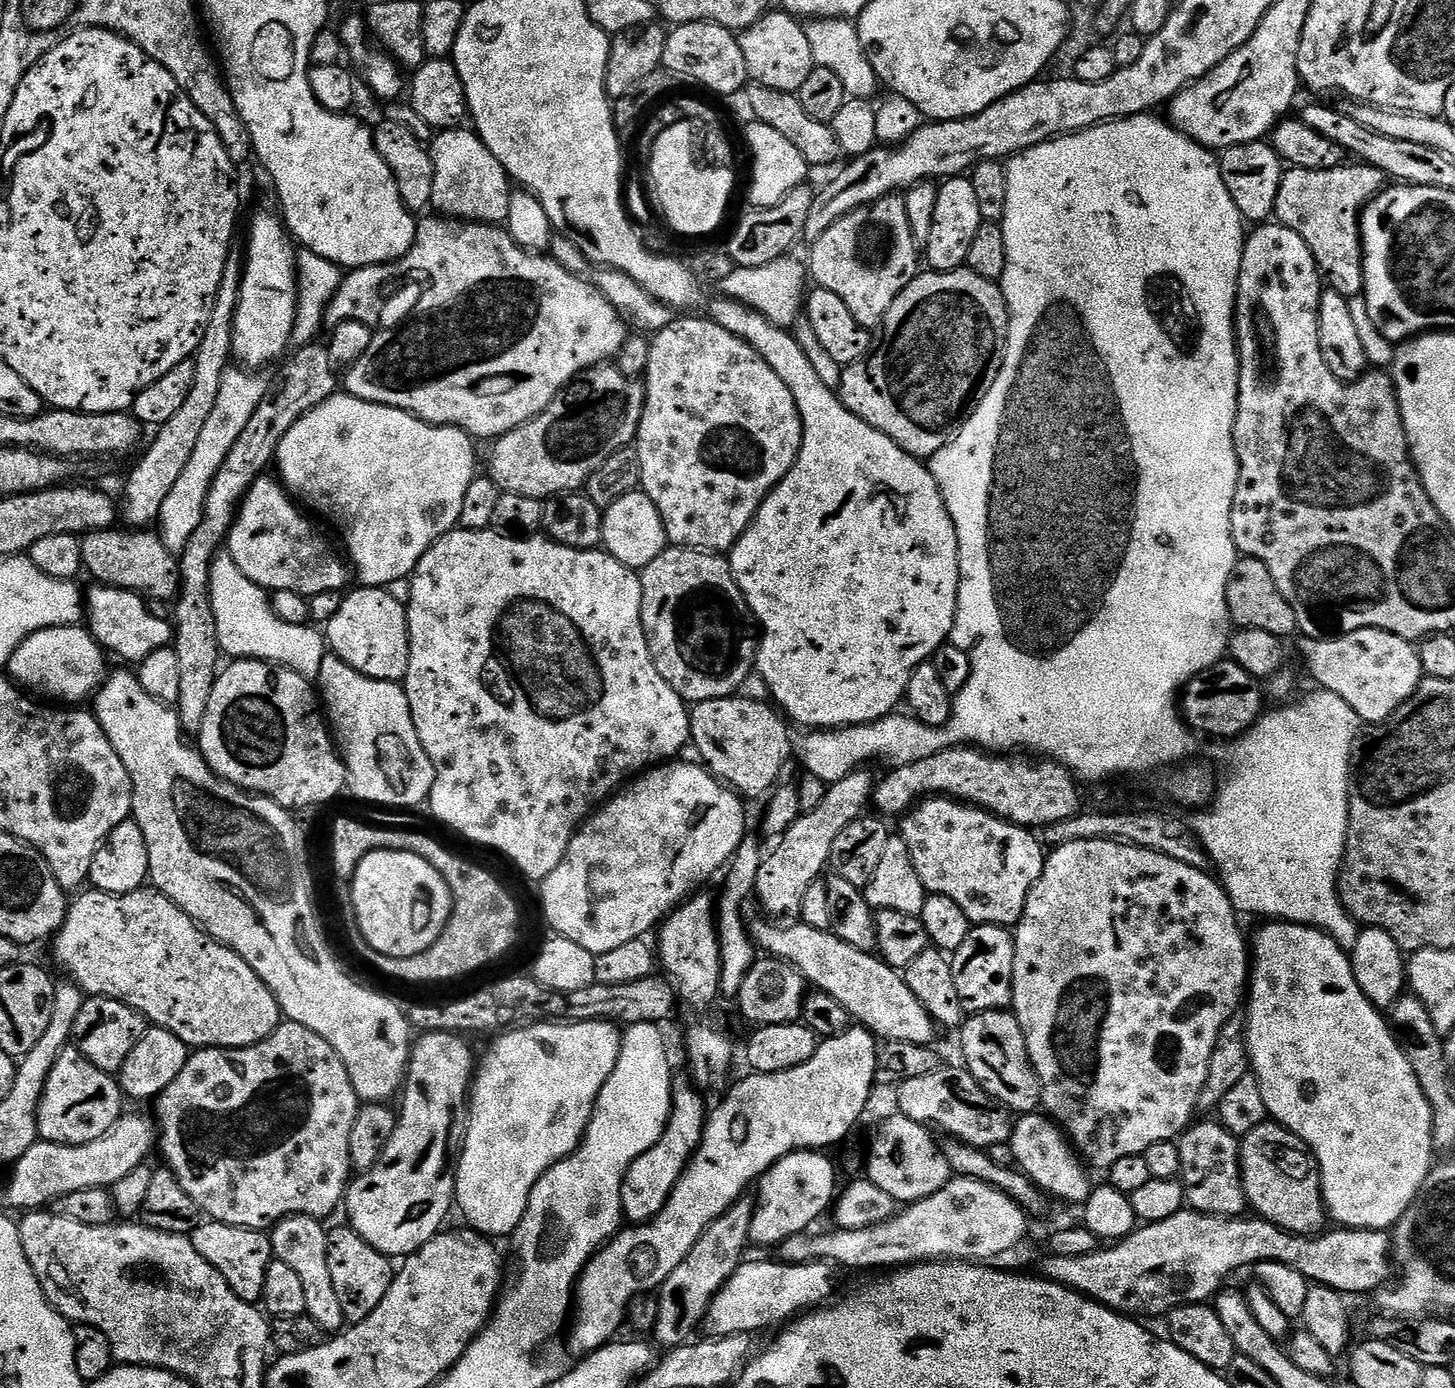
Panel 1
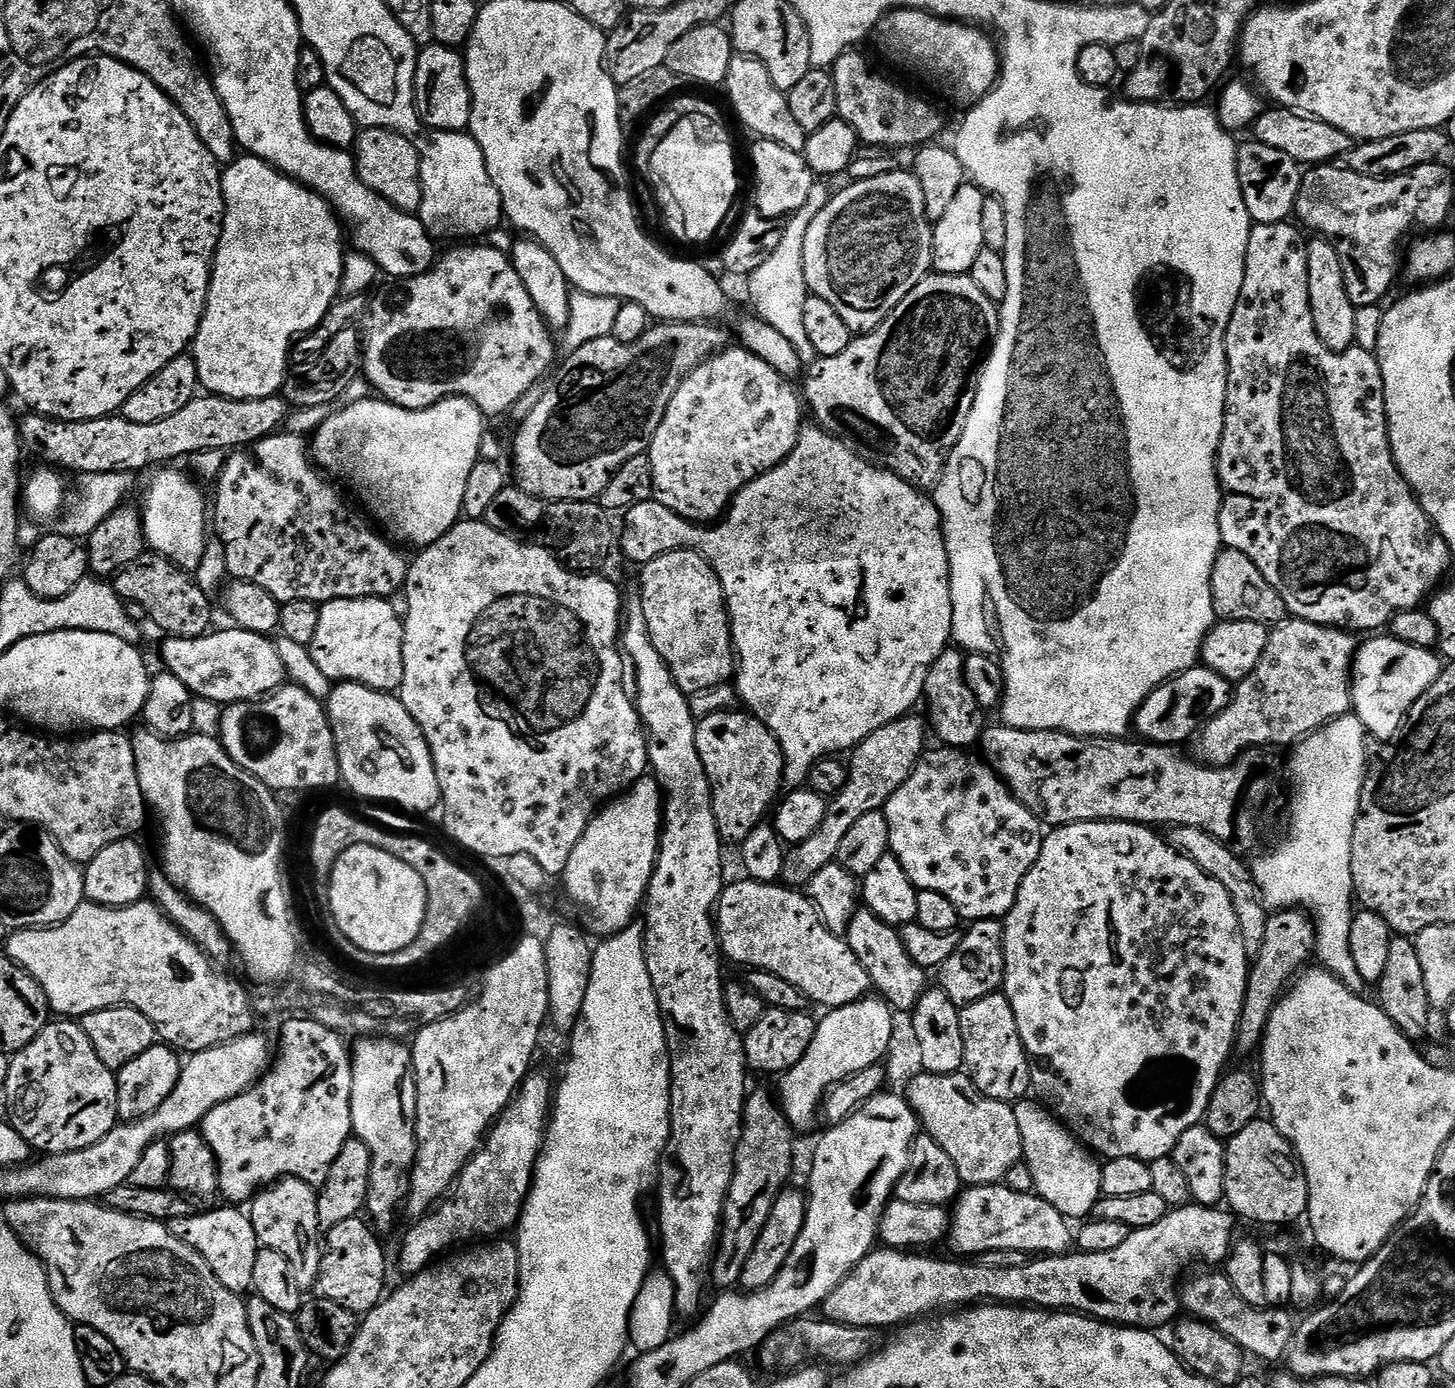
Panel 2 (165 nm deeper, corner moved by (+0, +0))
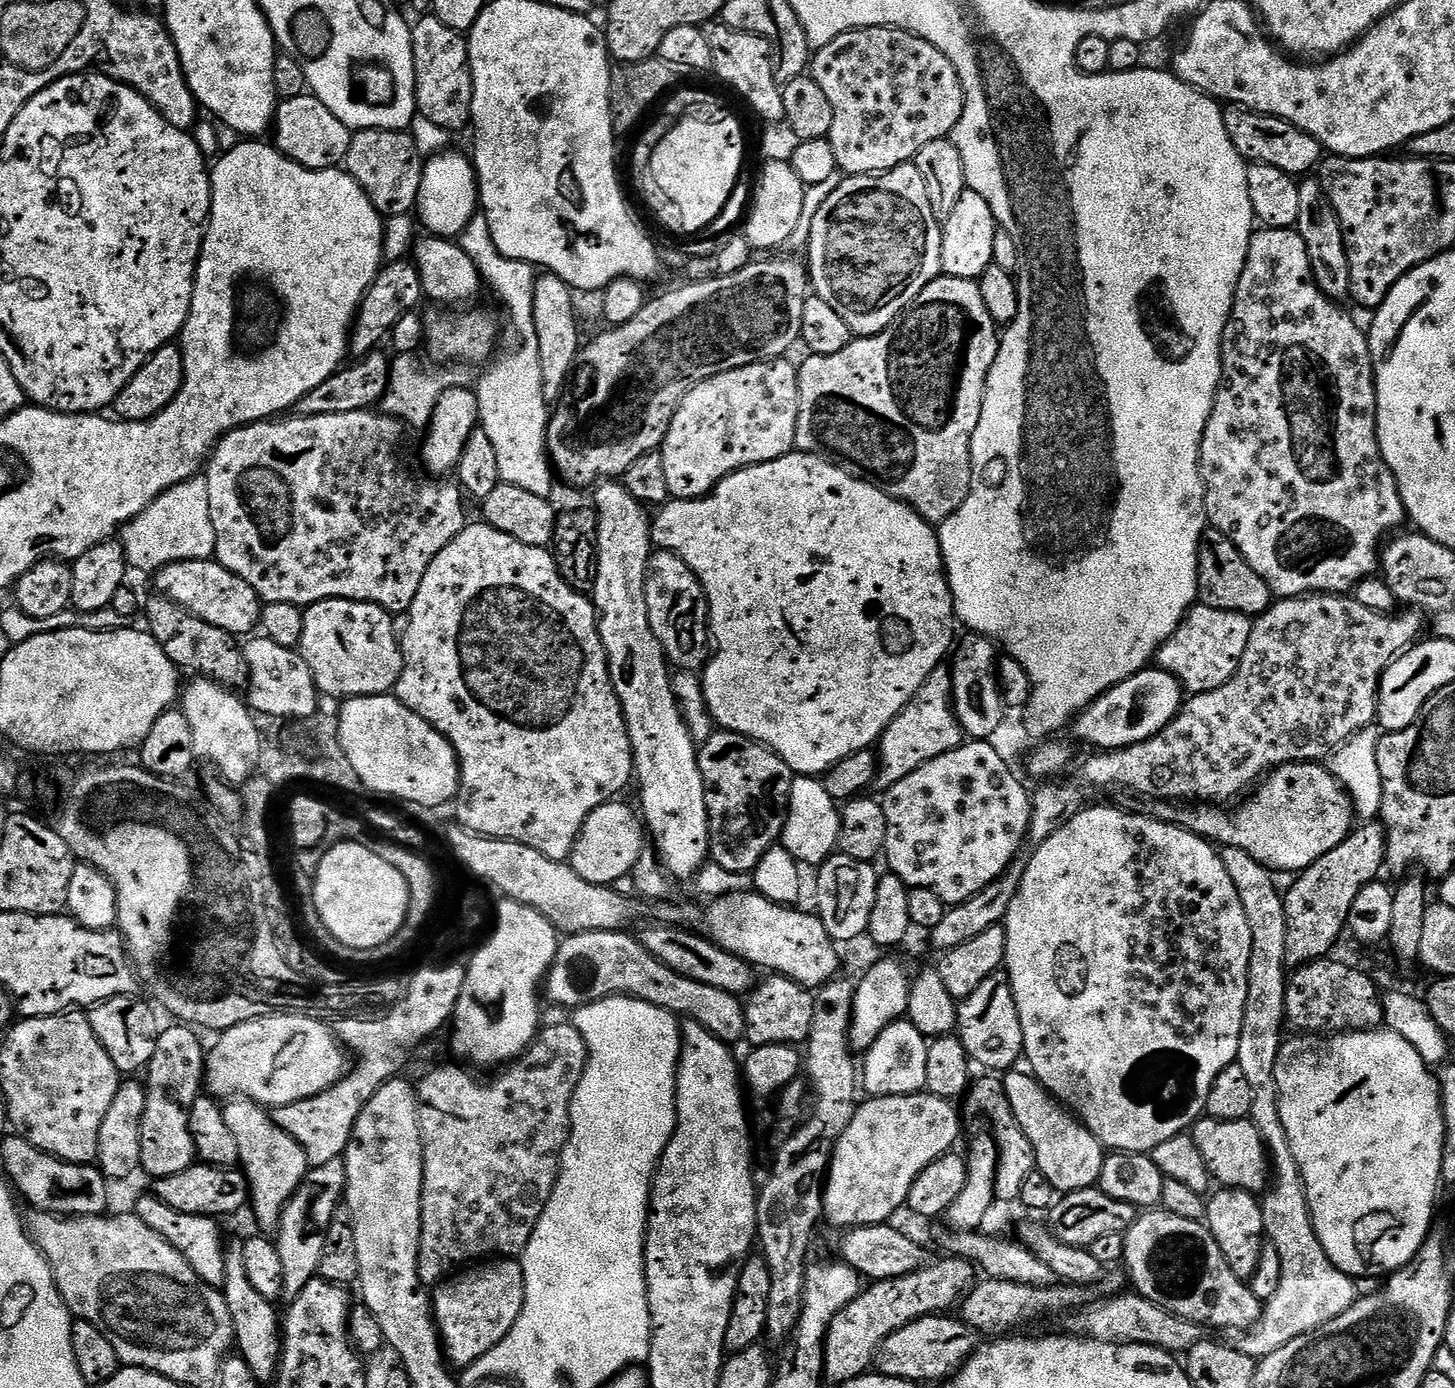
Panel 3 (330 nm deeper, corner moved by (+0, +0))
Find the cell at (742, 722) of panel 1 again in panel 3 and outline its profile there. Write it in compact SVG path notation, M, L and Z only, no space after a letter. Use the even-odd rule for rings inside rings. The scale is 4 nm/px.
M713 731L712 737L705 744L699 745L698 759L706 794L706 810L712 843L711 863L727 872L755 873L762 854L766 854L766 850L777 847L778 841L783 837L794 773L786 766L786 762L782 762L782 758L778 758L776 752L771 752L766 745L737 732Z

